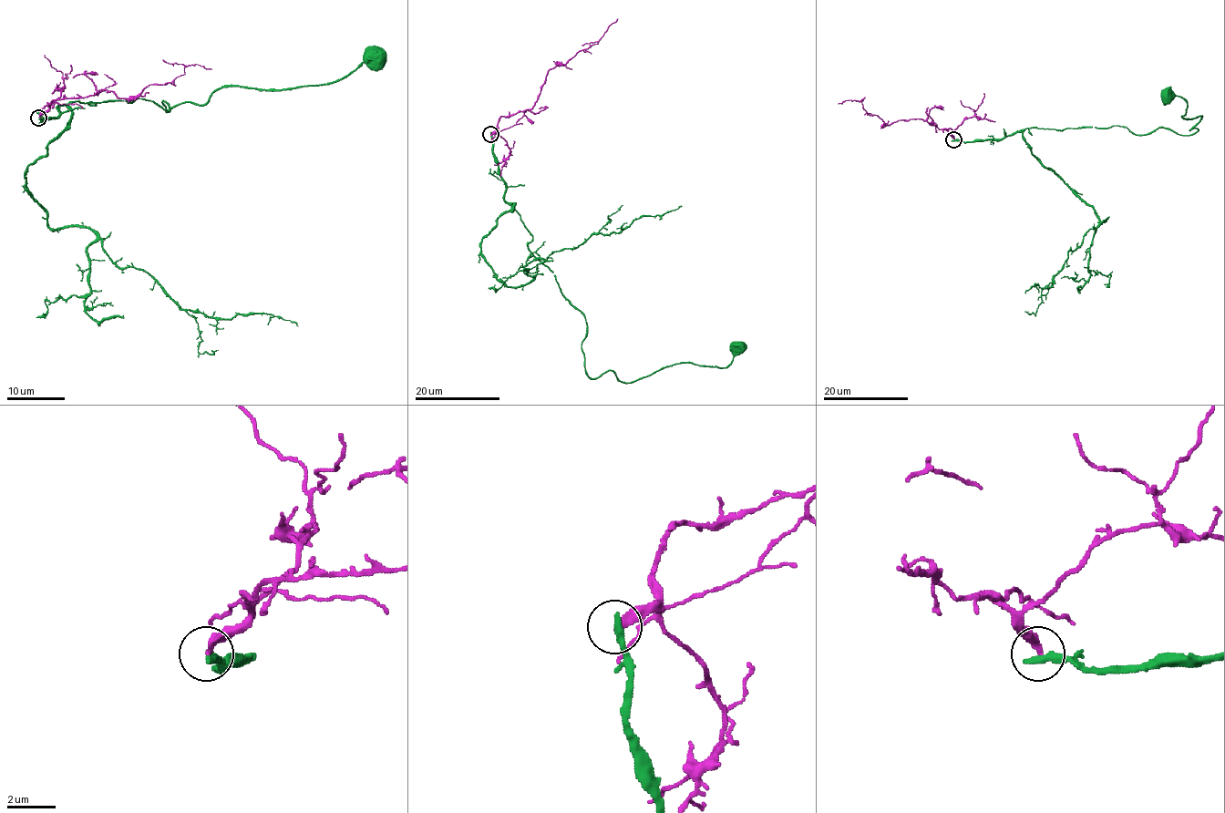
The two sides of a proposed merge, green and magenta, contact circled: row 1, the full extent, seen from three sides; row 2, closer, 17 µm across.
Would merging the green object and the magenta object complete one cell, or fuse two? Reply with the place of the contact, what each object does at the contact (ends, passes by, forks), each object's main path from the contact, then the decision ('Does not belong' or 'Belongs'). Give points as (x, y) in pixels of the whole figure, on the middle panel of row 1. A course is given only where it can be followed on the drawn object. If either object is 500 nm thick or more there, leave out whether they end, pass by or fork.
Place: (490, 134). At the ring green ends. At the ring magenta ends. Course of green: (490, 135), (528, 249), (585, 318), (591, 377), (726, 367), (736, 344). Course of magenta: (490, 135), (497, 130), (501, 117), (534, 105), (550, 69), (564, 66), (580, 51), (598, 44), (618, 19). Does not belong

